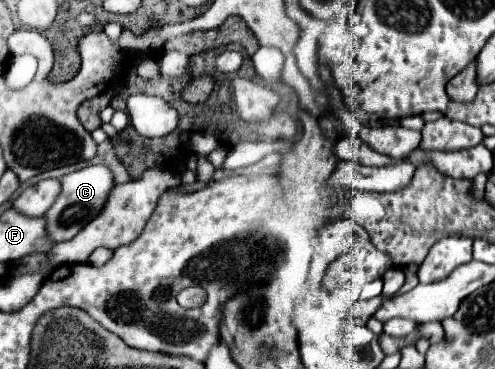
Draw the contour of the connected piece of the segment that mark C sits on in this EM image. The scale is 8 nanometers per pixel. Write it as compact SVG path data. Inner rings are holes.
M96 164L96 166L86 166L82 170L76 170L72 174L66 174L62 178L62 196L52 204L50 212L46 212L48 220L48 232L54 242L64 242L74 238L106 204L110 190L116 186L114 174L108 166Z

